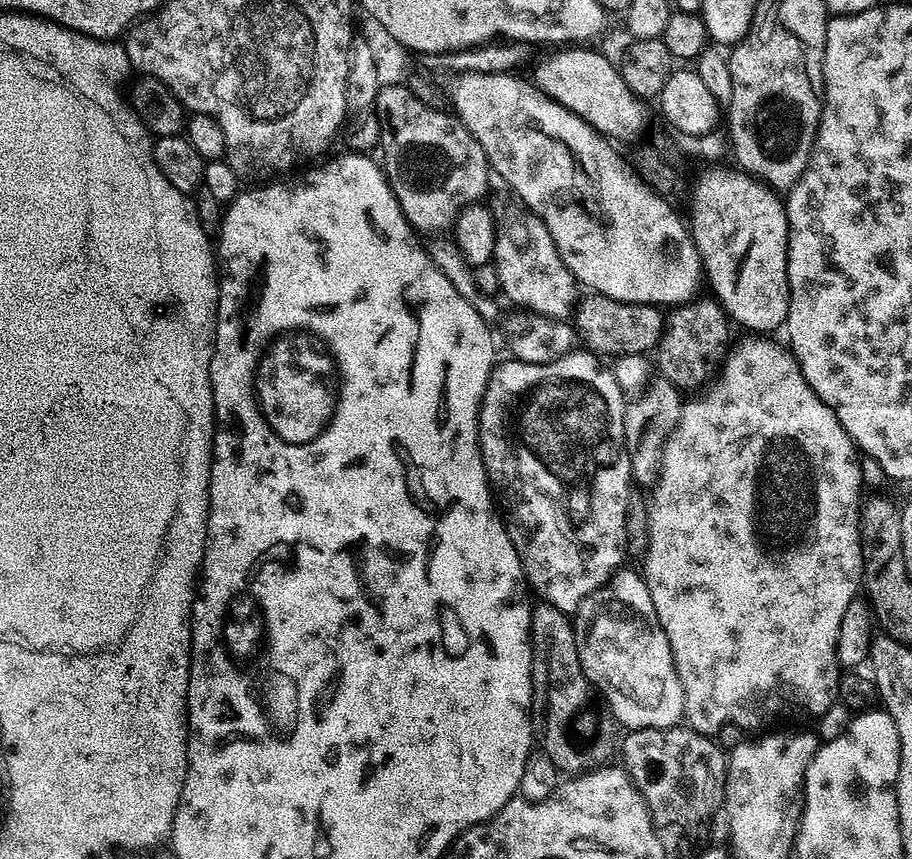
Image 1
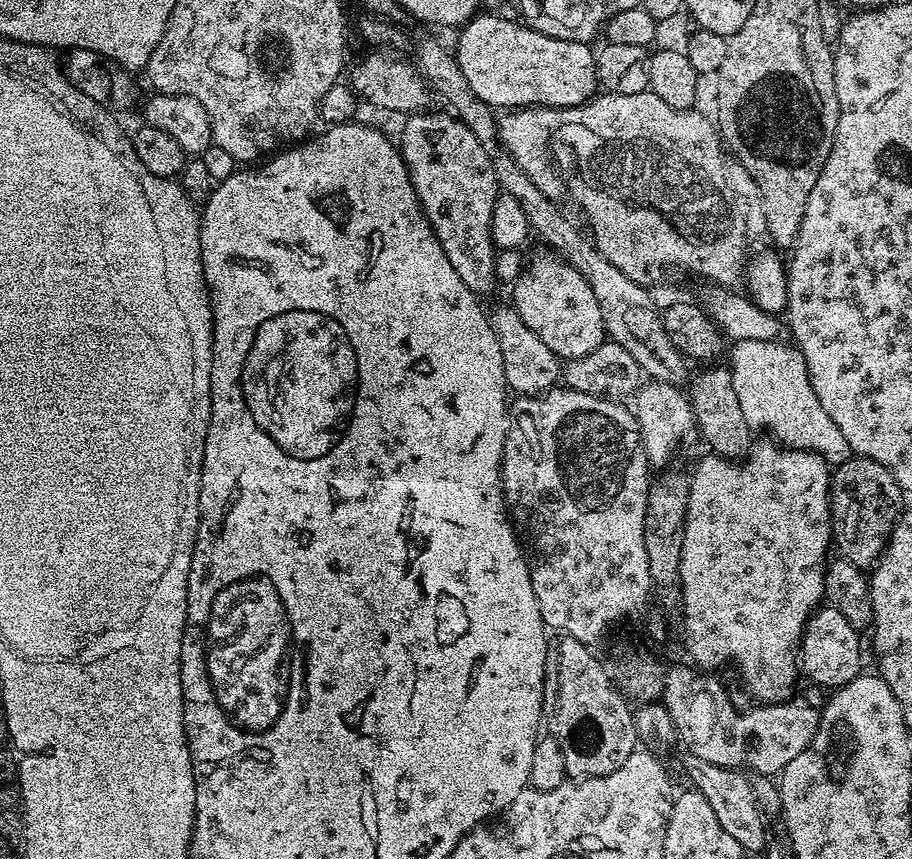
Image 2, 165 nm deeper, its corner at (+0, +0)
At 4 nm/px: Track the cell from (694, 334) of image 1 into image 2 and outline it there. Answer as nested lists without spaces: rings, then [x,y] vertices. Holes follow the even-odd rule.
[[[704,366],[700,373],[691,377],[690,383],[686,388],[686,395],[692,406],[695,416],[695,427],[698,429],[699,435],[704,435],[704,440],[709,444],[711,451],[715,455],[723,456],[725,460],[743,461],[745,457],[751,453],[754,443],[754,429],[747,424],[743,418],[742,409],[738,404],[738,397],[734,394],[734,382],[732,381],[731,367],[724,368],[708,368],[712,366]]]

